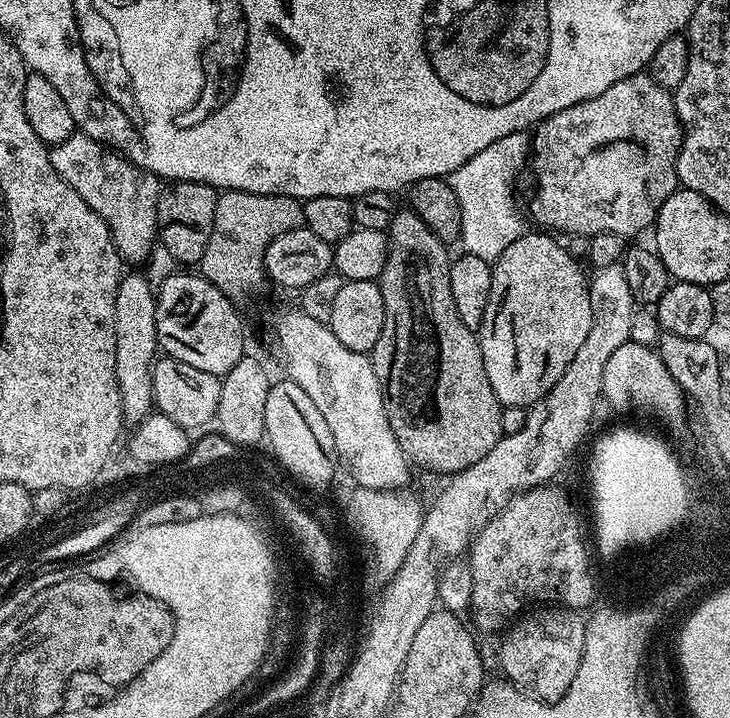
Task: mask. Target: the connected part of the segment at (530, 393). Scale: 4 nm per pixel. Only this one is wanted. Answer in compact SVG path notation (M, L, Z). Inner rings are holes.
M525 231L524 235L519 236L514 242L510 242L510 246L506 246L506 250L502 250L502 254L492 264L490 302L486 302L486 318L482 318L482 326L478 329L482 362L486 366L486 378L490 378L490 386L504 408L518 406L527 410L533 404L538 403L554 386L554 382L558 382L558 378L562 378L562 374L566 374L566 366L570 366L570 361L574 359L574 354L578 354L578 346L582 346L582 342L586 339L586 334L590 334L592 311L590 310L590 294L588 293L589 277L586 272L584 276L579 262L558 241L551 240L551 238L556 238L545 234L543 231L540 232Z

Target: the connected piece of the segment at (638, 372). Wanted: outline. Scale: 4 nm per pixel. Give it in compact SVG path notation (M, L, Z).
M629 342L618 346L613 357L606 362L603 374L602 396L618 412L634 412L650 416L672 430L680 429L688 418L688 402L673 376L663 362L659 353L644 344Z

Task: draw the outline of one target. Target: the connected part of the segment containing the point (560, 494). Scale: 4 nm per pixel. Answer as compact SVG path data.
M551 483L541 484L540 487L538 488L530 488L526 492L522 492L513 496L511 500L507 501L507 503L503 505L502 510L496 513L493 519L487 521L487 523L485 523L483 527L481 527L484 529L482 529L480 533L478 533L479 531L475 533L474 539L471 541L471 549L470 549L471 563L472 563L472 570L473 570L473 590L472 590L472 600L471 600L471 605L470 605L470 608L471 608L470 615L472 614L473 621L471 620L471 623L473 625L475 625L474 623L476 623L478 627L485 628L485 630L488 632L498 631L497 633L499 633L501 629L503 629L505 625L507 625L509 621L512 620L510 615L508 615L508 612L512 612L512 608L520 608L520 600L524 600L524 596L548 596L548 600L568 600L568 604L589 604L589 605L591 605L593 601L597 599L598 580L597 580L597 577L595 578L592 577L592 560L590 557L588 557L588 546L590 550L590 544L588 540L587 542L584 541L584 524L582 521L580 521L580 512L578 509L576 509L575 502L572 501L571 498L568 497L567 494L564 493L562 489L552 488L552 487L556 487L556 486L553 486Z

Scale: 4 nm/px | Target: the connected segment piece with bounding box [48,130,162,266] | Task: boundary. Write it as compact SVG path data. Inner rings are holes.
M73 132L66 142L51 145L48 157L58 174L82 197L82 202L106 222L121 257L132 266L140 266L157 243L158 198L162 181L133 160L128 160L108 145L90 138L85 132Z

